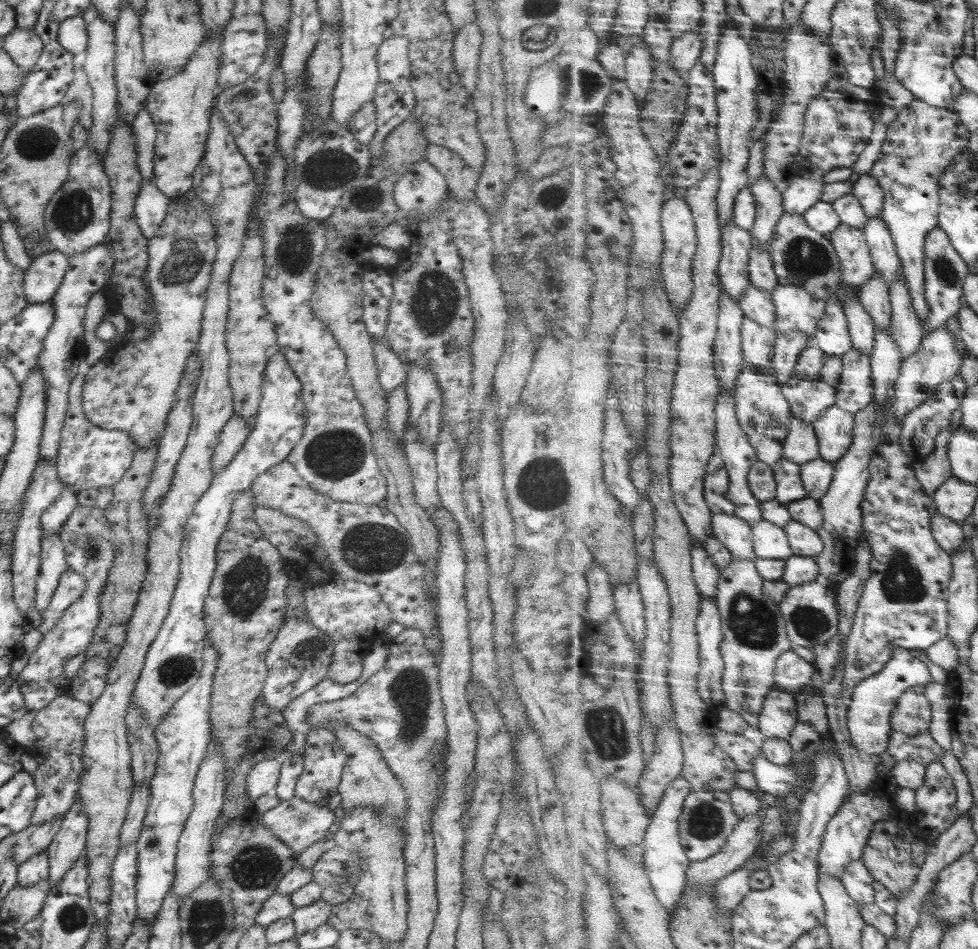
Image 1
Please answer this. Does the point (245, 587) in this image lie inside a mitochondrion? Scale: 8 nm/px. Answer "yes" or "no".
yes

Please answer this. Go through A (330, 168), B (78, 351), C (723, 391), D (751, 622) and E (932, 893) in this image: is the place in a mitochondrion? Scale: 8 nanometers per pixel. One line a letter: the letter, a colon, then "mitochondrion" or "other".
A: mitochondrion
B: other
C: other
D: mitochondrion
E: other

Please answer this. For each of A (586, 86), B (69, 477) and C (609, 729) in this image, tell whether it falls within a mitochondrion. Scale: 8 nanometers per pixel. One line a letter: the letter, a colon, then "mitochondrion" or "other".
A: mitochondrion
B: other
C: mitochondrion

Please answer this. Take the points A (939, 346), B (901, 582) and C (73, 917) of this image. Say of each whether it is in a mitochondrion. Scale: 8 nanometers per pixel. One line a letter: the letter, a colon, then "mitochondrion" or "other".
A: other
B: mitochondrion
C: mitochondrion

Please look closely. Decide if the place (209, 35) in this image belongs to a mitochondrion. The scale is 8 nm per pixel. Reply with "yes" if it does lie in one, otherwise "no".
no

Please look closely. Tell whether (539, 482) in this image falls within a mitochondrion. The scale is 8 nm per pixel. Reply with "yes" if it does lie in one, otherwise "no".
yes

